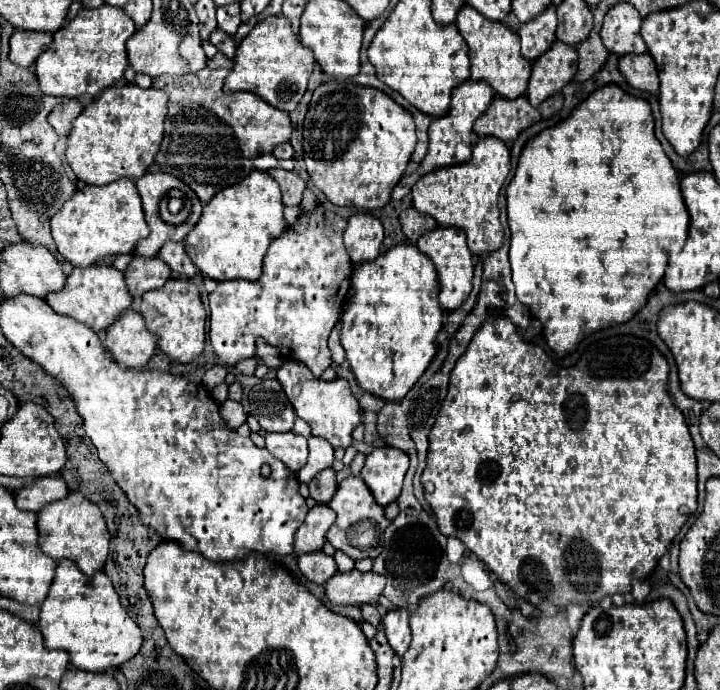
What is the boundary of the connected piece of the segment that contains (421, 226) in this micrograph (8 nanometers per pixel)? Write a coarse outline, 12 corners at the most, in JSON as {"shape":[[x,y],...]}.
{"shape":[[407,208],[399,214],[403,234],[417,242],[437,220]]}

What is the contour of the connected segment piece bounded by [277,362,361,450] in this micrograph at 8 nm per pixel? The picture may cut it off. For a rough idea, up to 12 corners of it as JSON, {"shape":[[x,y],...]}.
{"shape":[[283,362],[277,380],[311,434],[349,448],[361,408],[349,382]]}

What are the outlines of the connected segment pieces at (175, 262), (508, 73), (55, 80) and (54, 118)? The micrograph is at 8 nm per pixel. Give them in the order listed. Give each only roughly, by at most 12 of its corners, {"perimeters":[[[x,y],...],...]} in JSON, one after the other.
{"perimeters":[[[165,242],[159,258],[179,276],[197,274],[183,242]],[[463,6],[471,80],[503,98],[523,96],[531,62],[519,36]],[[79,10],[35,62],[43,94],[97,96],[121,80],[131,18]],[[63,100],[47,122],[59,136],[67,136],[81,114],[79,100]]]}

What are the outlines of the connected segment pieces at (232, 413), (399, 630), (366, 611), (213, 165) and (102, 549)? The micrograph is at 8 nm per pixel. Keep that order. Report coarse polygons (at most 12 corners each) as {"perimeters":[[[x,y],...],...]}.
{"perimeters":[[[221,402],[221,418],[229,430],[247,420],[243,406]],[[389,610],[383,628],[391,648],[403,656],[411,642],[409,612]],[[375,604],[361,606],[363,620],[379,626],[381,614]],[[197,74],[153,78],[169,96],[155,164],[203,204],[289,142],[287,112]],[[81,492],[37,516],[39,548],[87,576],[109,552],[105,520]]]}

